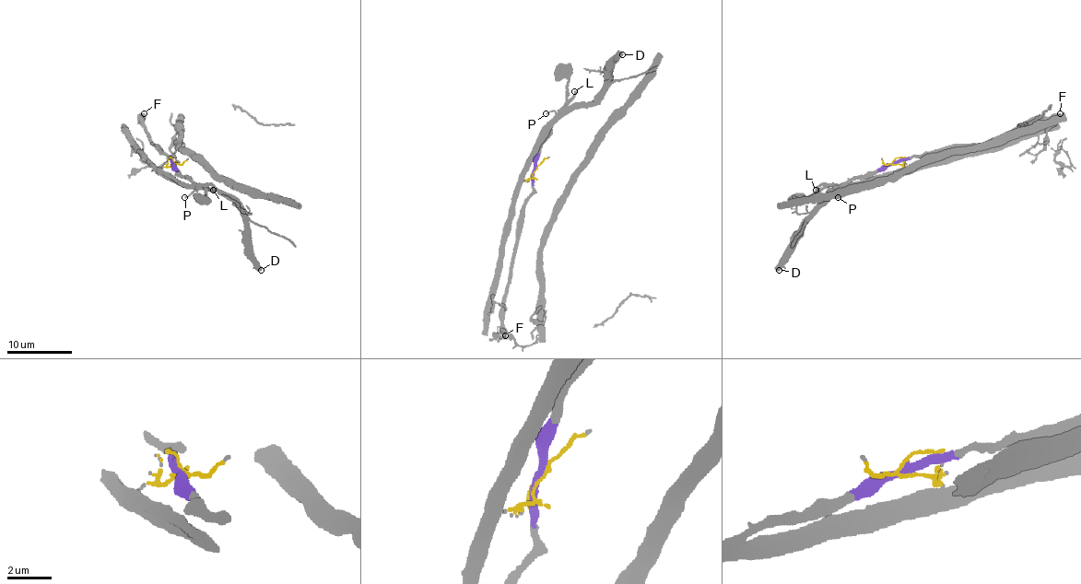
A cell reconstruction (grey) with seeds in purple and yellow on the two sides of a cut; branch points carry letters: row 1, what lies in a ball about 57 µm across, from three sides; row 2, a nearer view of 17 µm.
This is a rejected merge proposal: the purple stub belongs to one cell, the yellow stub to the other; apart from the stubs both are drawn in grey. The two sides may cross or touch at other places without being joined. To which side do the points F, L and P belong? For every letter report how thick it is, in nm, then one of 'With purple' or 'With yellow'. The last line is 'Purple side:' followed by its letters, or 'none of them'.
F: Thickness 600 nm. With purple
L: Thickness 240 nm. With purple
P: Thickness 110 nm. With yellow
Purple side: F, L

